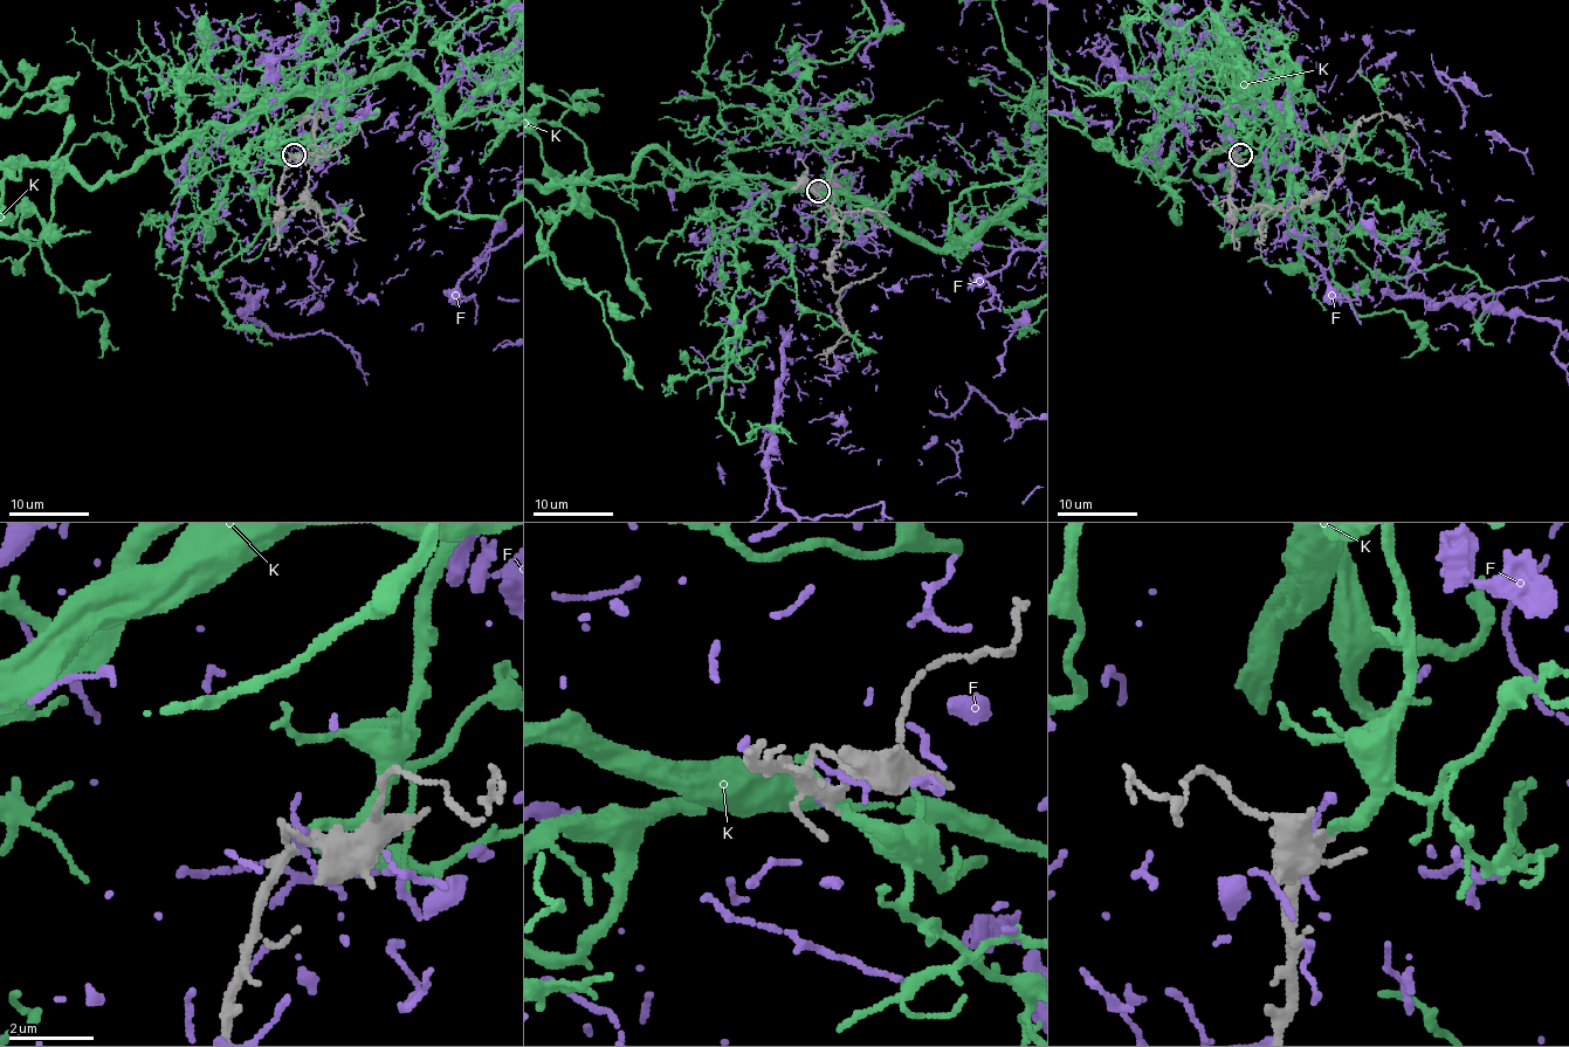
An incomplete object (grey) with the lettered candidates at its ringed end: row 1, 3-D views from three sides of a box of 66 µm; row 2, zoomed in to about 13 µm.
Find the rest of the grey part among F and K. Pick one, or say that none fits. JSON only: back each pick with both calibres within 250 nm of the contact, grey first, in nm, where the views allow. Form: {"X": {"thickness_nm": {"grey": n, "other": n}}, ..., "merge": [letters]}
{"K": {"thickness_nm": {"grey": 240, "other": 240}}, "merge": ["K"]}

